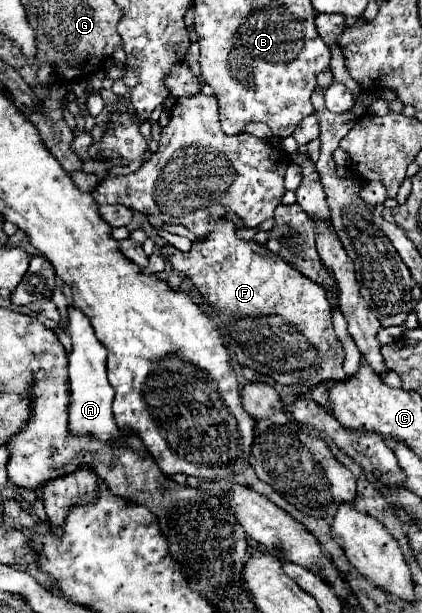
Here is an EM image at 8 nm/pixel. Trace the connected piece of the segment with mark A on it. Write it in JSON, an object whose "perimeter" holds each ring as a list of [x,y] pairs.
{"perimeter":[[[68,306],[68,326],[66,326],[70,338],[72,338],[72,352],[68,354],[70,364],[70,430],[74,434],[92,434],[94,438],[106,442],[110,438],[118,438],[120,430],[114,422],[112,414],[112,400],[114,400],[114,390],[108,384],[106,378],[106,356],[108,350],[106,346],[96,338],[90,320],[74,306]]]}

